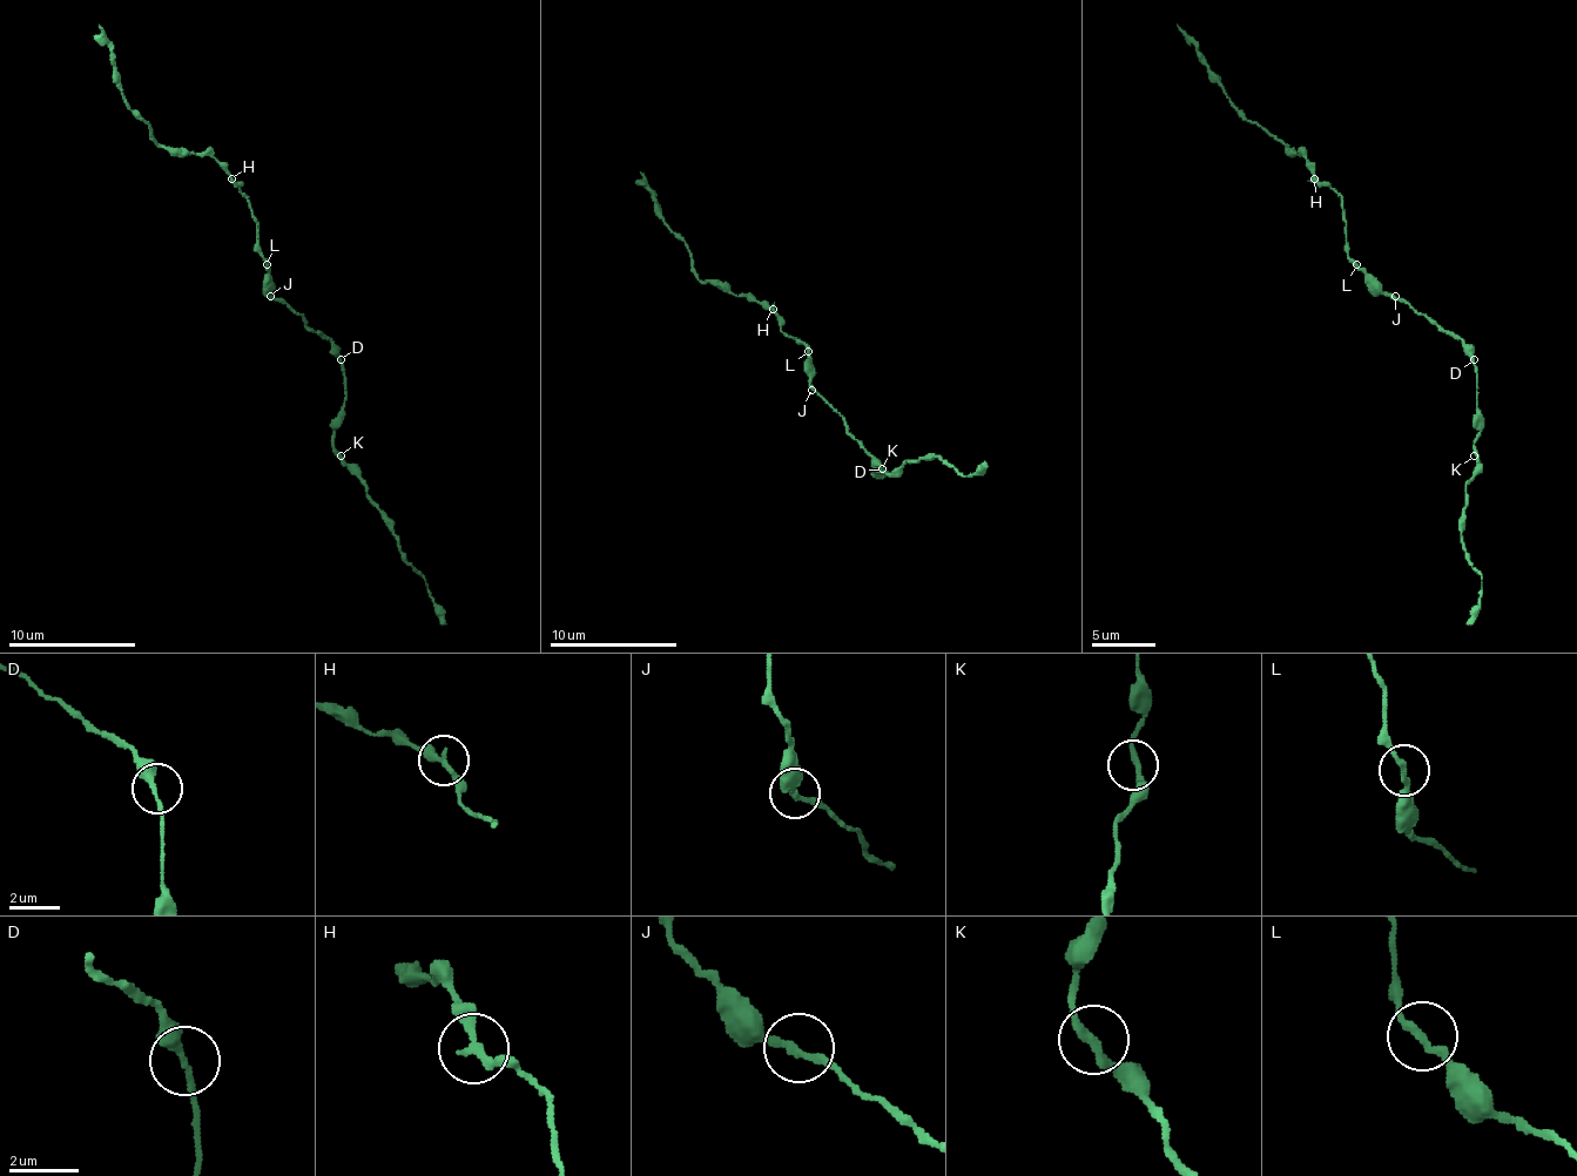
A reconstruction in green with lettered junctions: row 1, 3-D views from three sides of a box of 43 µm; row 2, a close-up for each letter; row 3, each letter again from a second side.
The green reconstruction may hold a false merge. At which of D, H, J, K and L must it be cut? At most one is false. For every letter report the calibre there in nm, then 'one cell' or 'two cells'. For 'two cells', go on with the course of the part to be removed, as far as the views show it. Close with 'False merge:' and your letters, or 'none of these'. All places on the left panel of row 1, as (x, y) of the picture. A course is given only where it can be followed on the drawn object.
D: calibre 280 nm; one cell
H: calibre 220 nm; one cell
J: calibre 200 nm; one cell
K: calibre 220 nm; one cell
L: calibre 200 nm; one cell
False merge: none of these

